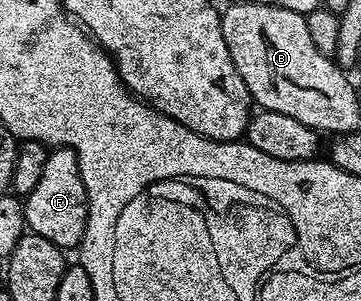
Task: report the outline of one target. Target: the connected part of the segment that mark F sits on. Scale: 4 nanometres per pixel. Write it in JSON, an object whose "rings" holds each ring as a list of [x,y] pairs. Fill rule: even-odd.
{"rings":[[[55,147],[50,150],[47,165],[39,177],[35,189],[24,196],[25,225],[32,234],[47,237],[55,246],[62,249],[80,248],[81,238],[87,229],[86,217],[89,215],[89,202],[79,173],[77,154],[69,147]]]}

